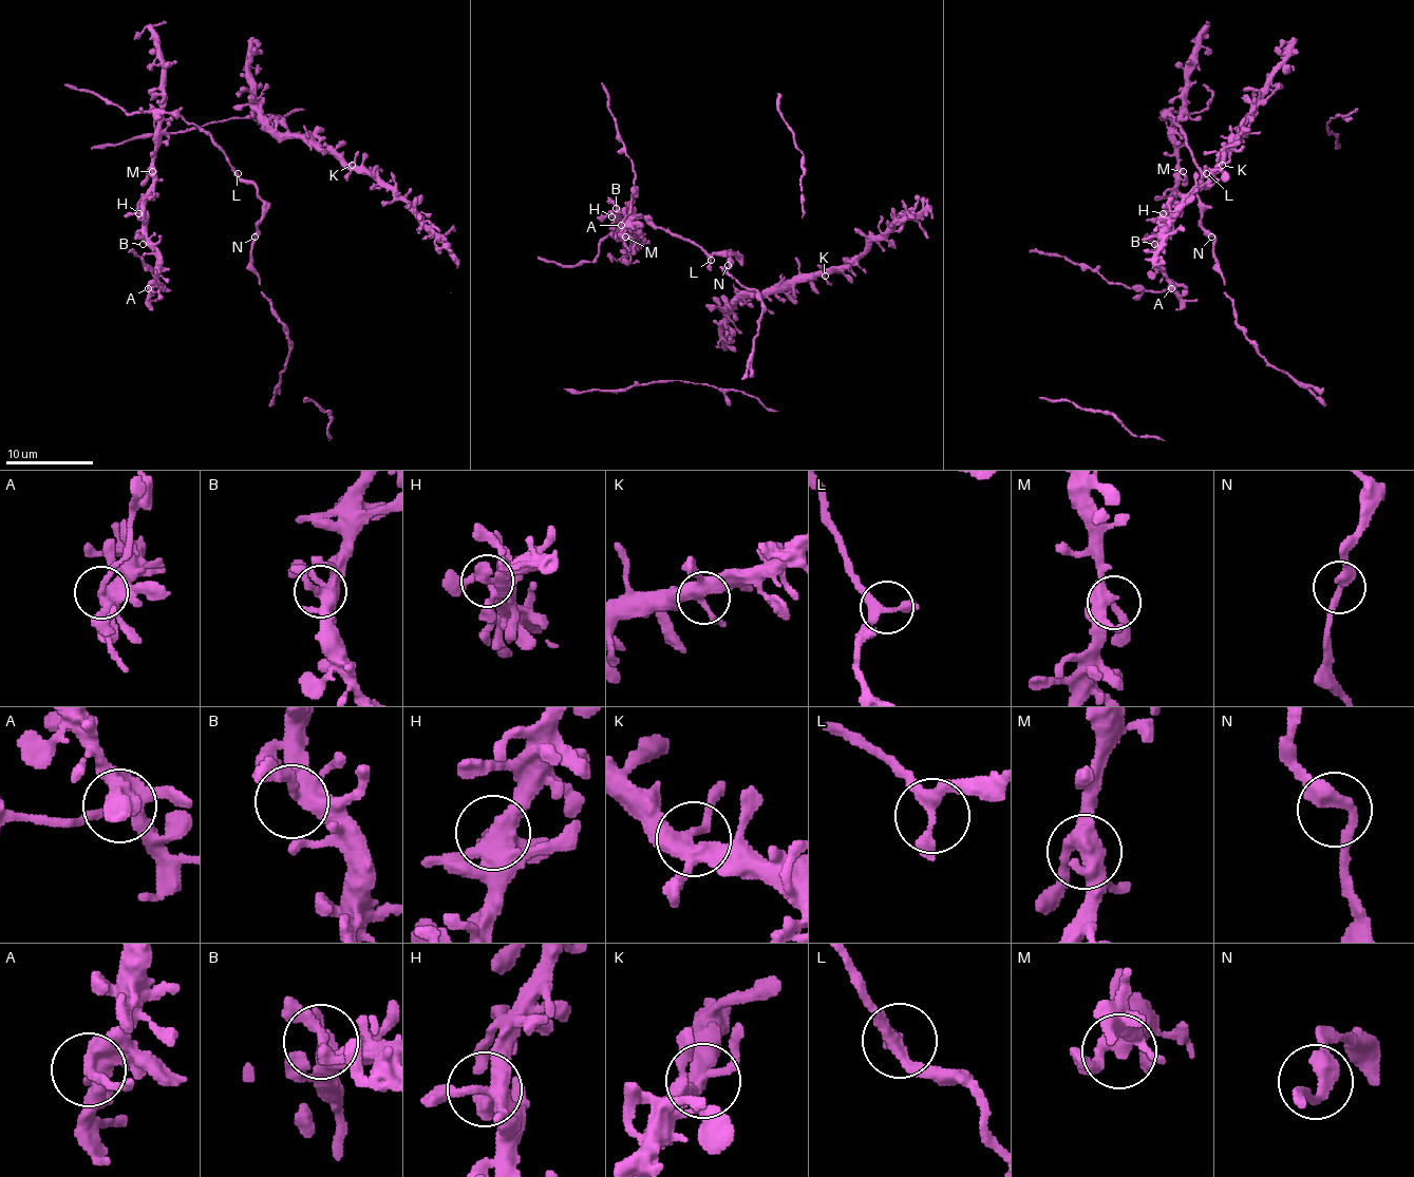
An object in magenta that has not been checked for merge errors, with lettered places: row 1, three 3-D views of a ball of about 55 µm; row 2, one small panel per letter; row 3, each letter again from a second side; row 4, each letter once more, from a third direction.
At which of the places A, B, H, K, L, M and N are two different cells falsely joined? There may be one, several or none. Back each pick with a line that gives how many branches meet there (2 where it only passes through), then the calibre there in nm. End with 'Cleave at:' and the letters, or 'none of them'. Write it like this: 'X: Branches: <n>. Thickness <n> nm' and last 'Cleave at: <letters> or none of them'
A: Branches: 4. Thickness 400 nm
Cleave at: A

